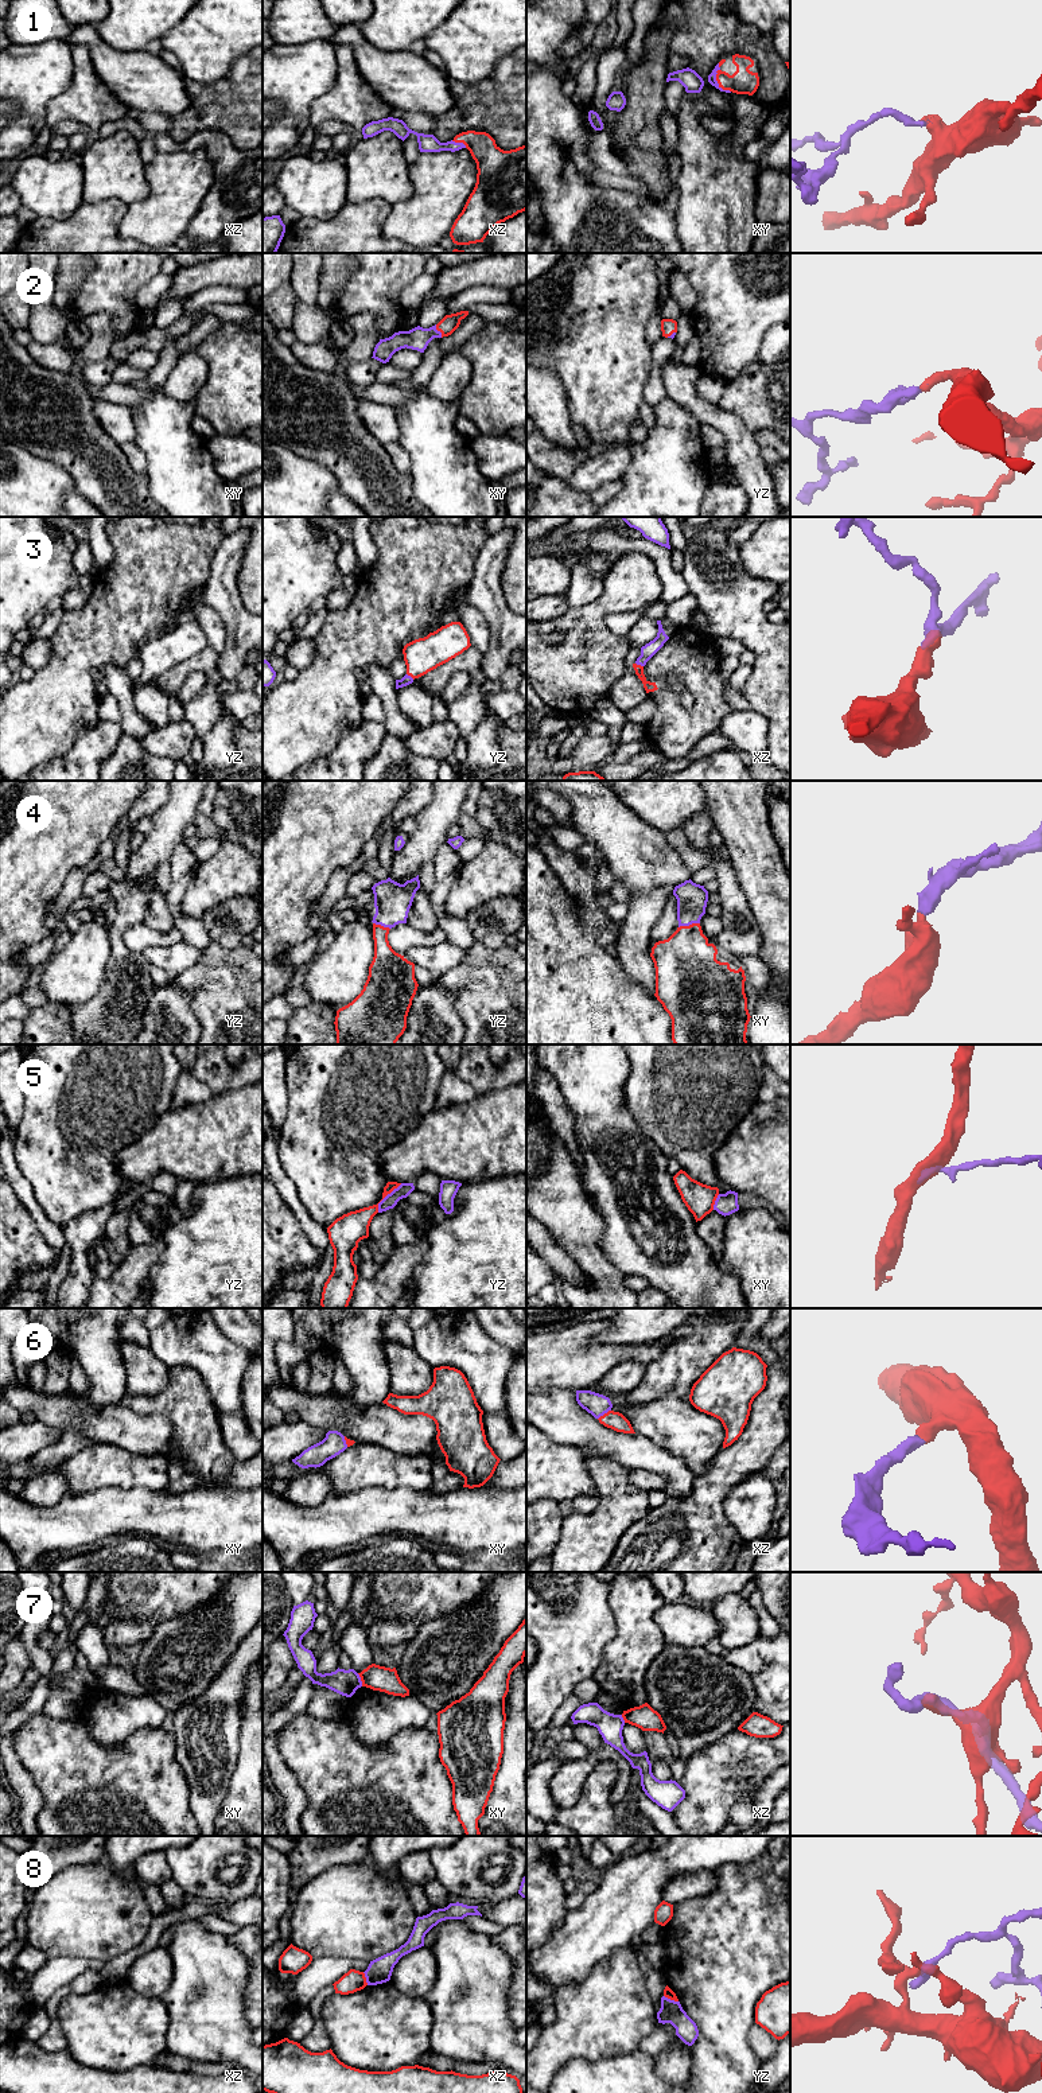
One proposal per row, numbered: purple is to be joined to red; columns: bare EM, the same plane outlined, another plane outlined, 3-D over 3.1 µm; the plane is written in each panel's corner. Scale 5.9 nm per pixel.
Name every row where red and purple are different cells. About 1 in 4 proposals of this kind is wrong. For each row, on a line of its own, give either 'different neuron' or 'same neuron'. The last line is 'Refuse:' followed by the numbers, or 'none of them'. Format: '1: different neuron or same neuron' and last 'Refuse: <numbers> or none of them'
1: same neuron
2: same neuron
3: same neuron
4: same neuron
5: different neuron
6: same neuron
7: different neuron
8: different neuron
Refuse: 5, 7, 8

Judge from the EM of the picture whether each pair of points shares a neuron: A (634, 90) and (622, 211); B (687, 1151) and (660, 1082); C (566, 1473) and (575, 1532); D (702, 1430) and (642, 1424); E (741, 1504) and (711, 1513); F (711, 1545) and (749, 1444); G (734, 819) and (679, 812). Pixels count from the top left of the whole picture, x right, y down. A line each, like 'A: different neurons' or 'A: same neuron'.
A: different neurons
B: same neuron
C: different neurons
D: same neuron
E: different neurons
F: same neuron
G: different neurons

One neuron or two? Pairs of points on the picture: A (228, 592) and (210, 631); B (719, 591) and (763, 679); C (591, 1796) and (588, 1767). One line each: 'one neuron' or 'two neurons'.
A: two neurons
B: one neuron
C: two neurons

